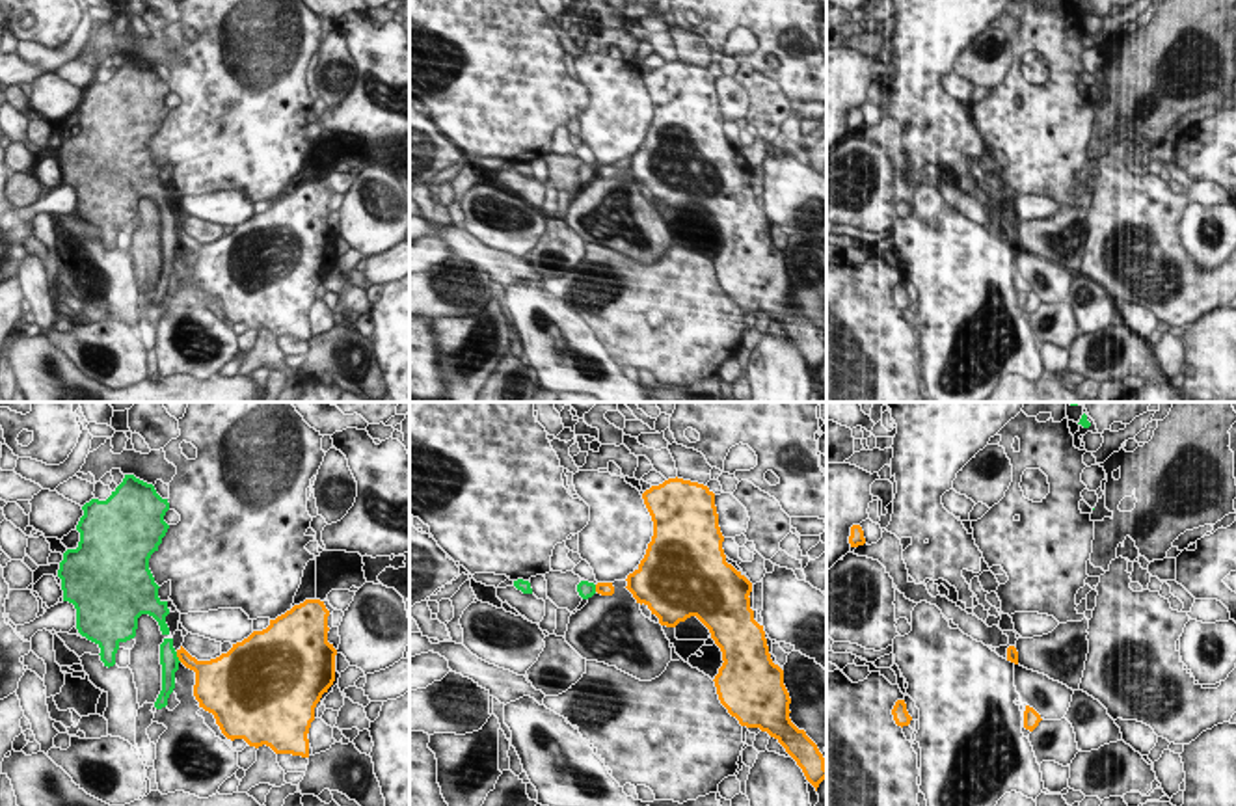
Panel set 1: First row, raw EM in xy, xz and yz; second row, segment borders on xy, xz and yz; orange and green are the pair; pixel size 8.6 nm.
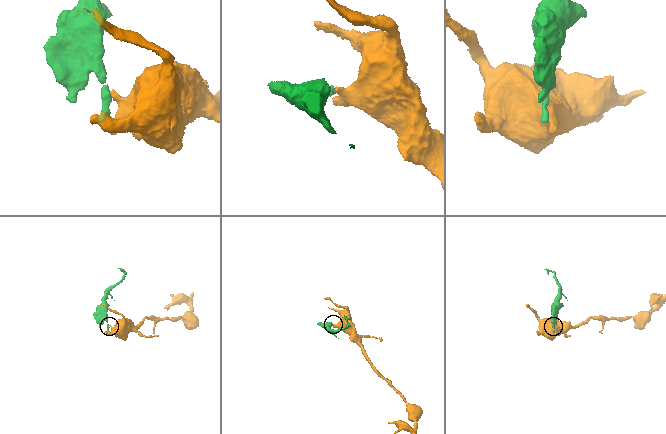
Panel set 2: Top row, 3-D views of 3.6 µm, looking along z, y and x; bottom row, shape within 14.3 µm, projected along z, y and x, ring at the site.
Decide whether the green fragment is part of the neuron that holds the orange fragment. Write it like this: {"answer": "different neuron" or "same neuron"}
{"answer": "different neuron"}

